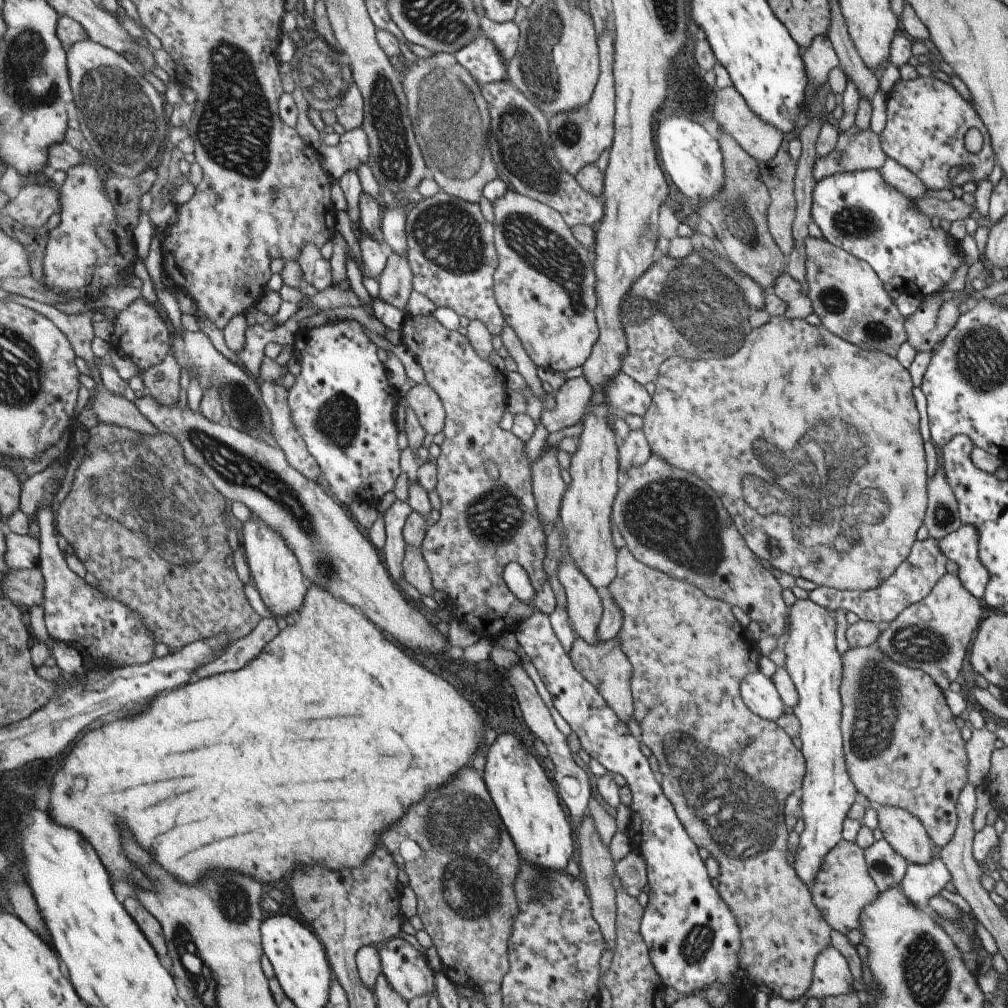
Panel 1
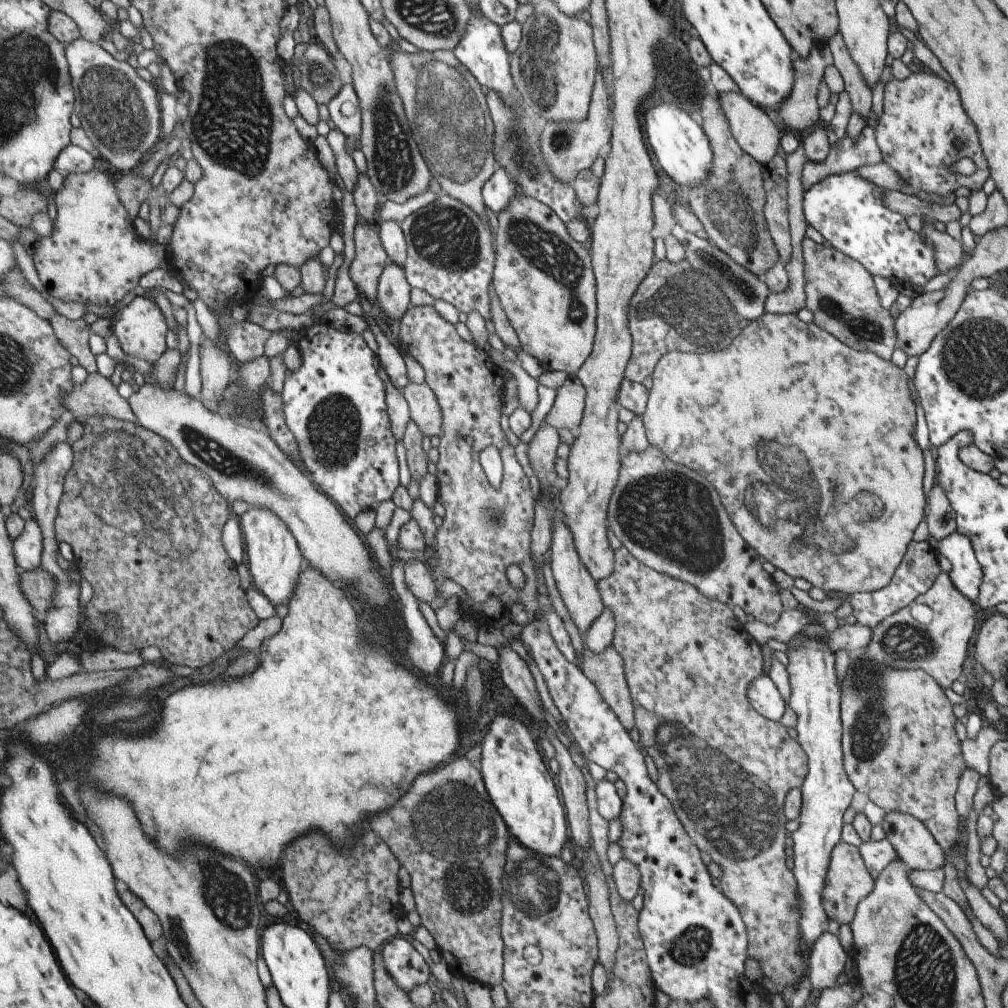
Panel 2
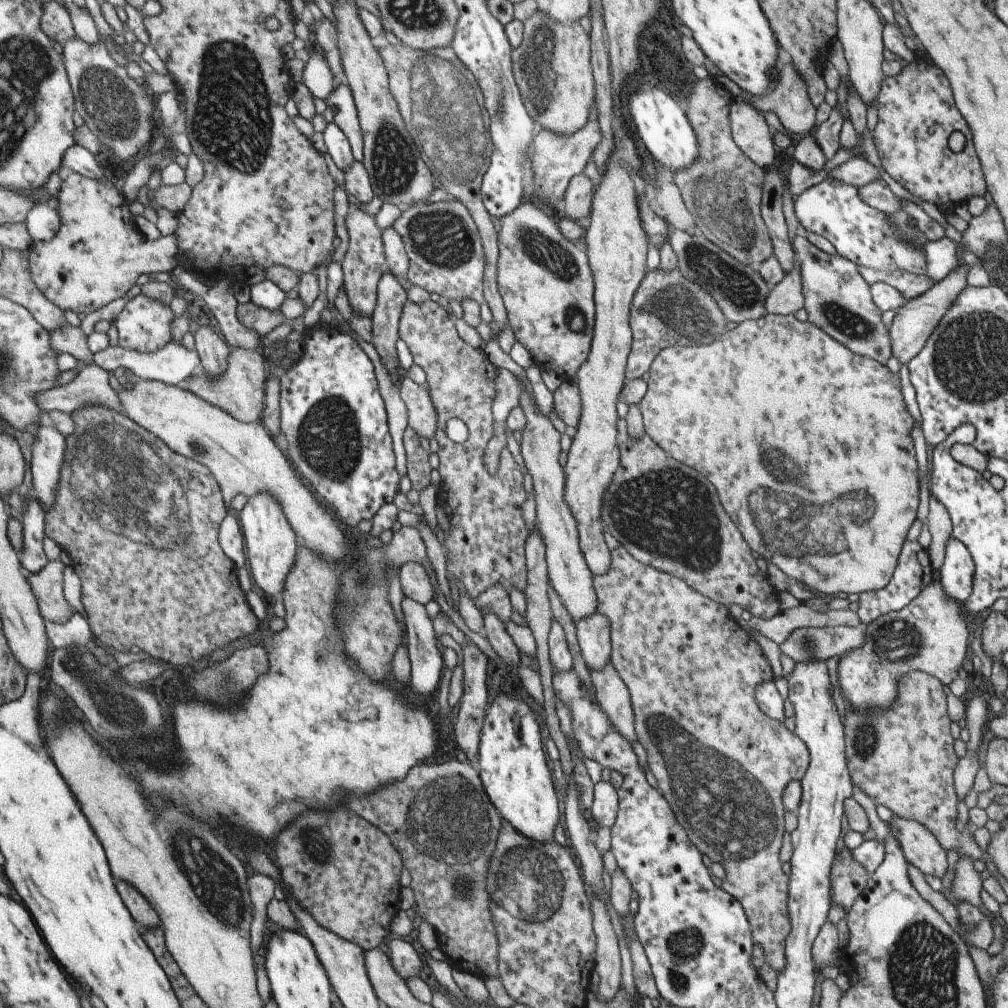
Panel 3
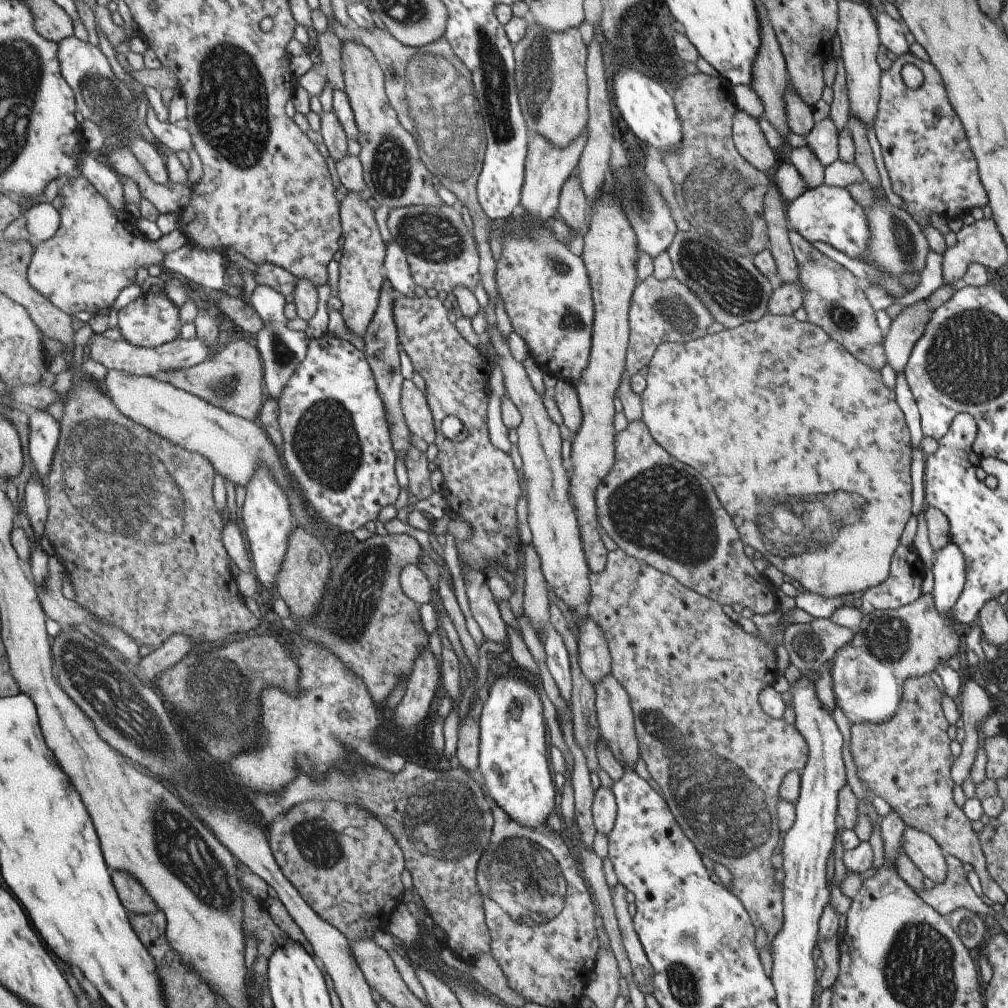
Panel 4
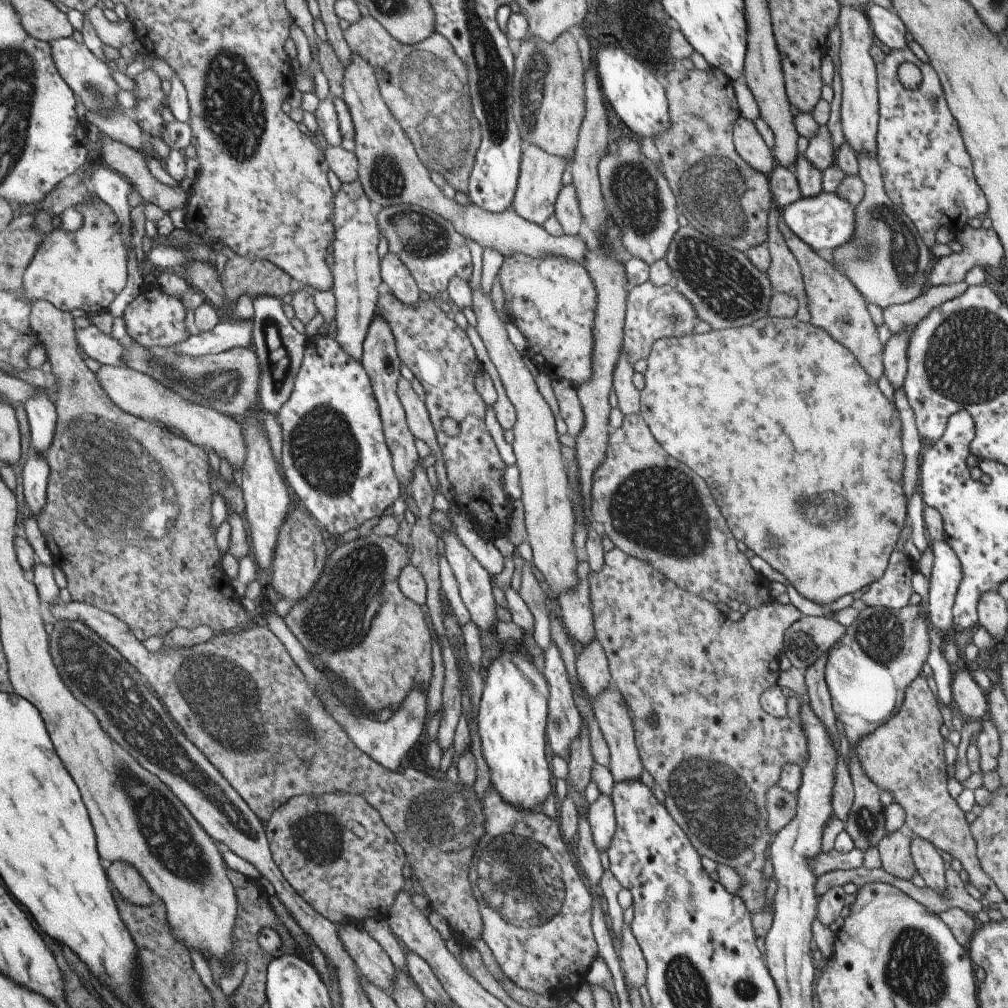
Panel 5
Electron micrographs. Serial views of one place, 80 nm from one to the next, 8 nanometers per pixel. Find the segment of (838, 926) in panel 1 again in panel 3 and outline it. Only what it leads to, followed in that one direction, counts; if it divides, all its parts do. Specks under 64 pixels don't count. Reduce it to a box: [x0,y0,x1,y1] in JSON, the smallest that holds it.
[830,848,870,913]

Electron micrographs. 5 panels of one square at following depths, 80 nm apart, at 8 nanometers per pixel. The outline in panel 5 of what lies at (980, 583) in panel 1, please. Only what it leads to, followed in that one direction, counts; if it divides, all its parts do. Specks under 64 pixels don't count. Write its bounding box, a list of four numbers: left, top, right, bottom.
[927,541,962,634]

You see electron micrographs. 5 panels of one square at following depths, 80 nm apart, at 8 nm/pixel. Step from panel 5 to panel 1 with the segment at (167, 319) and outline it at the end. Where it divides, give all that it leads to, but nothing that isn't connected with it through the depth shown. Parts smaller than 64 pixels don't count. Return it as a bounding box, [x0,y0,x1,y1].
[112,297,170,372]

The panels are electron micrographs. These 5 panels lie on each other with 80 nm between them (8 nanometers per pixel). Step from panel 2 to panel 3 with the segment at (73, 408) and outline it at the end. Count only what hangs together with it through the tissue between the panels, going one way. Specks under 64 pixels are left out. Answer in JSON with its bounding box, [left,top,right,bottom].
[37,363,121,413]

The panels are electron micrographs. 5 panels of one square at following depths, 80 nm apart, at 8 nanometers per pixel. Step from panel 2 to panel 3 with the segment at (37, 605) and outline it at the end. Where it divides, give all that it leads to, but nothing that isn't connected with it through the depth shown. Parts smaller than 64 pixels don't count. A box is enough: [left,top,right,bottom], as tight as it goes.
[28,558,75,624]

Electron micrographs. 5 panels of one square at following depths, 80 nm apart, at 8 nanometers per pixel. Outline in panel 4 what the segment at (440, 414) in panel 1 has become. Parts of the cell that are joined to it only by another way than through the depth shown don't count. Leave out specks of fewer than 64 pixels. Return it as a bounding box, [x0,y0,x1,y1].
[400,380,435,445]

